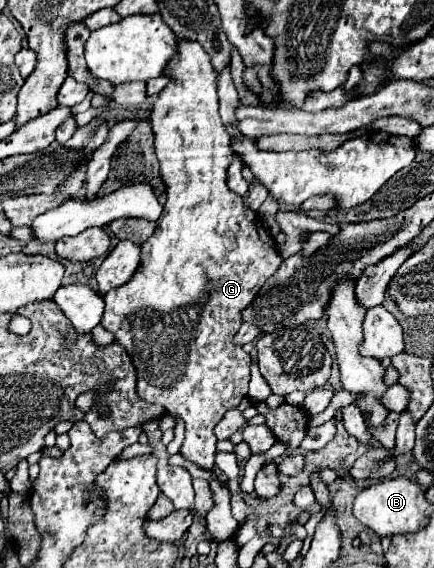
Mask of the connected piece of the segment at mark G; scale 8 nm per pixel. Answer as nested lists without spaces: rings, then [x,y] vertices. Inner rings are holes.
[[[179,41],[179,57],[175,57],[175,61],[171,61],[171,65],[167,65],[167,73],[165,73],[171,81],[169,85],[159,93],[153,113],[151,113],[151,127],[153,127],[153,135],[155,135],[155,151],[157,151],[157,159],[161,163],[161,177],[165,181],[165,193],[167,193],[167,203],[163,207],[161,217],[157,219],[157,229],[155,233],[141,245],[141,263],[139,269],[135,271],[135,277],[131,277],[131,281],[127,281],[127,285],[119,287],[119,289],[111,289],[109,293],[103,295],[105,299],[105,313],[103,313],[103,321],[101,325],[111,331],[115,335],[115,341],[119,345],[123,345],[127,349],[129,355],[133,355],[133,323],[135,323],[135,367],[137,367],[137,393],[143,401],[149,403],[161,403],[167,413],[177,415],[179,419],[185,421],[185,441],[179,449],[179,453],[195,463],[201,469],[207,471],[215,471],[215,435],[213,435],[213,427],[221,421],[221,417],[233,409],[239,407],[239,403],[247,397],[247,385],[249,385],[249,353],[245,353],[239,345],[233,343],[235,333],[239,331],[243,317],[241,311],[253,301],[253,297],[259,293],[259,289],[263,287],[263,283],[279,269],[281,265],[281,255],[275,249],[275,241],[269,235],[269,231],[263,227],[259,215],[255,215],[249,207],[245,207],[243,199],[235,193],[229,191],[227,187],[227,167],[233,161],[233,151],[231,151],[231,137],[227,137],[225,129],[223,129],[223,121],[219,117],[219,101],[217,101],[217,73],[211,65],[211,57],[207,57],[207,51],[195,43],[195,41]]]

